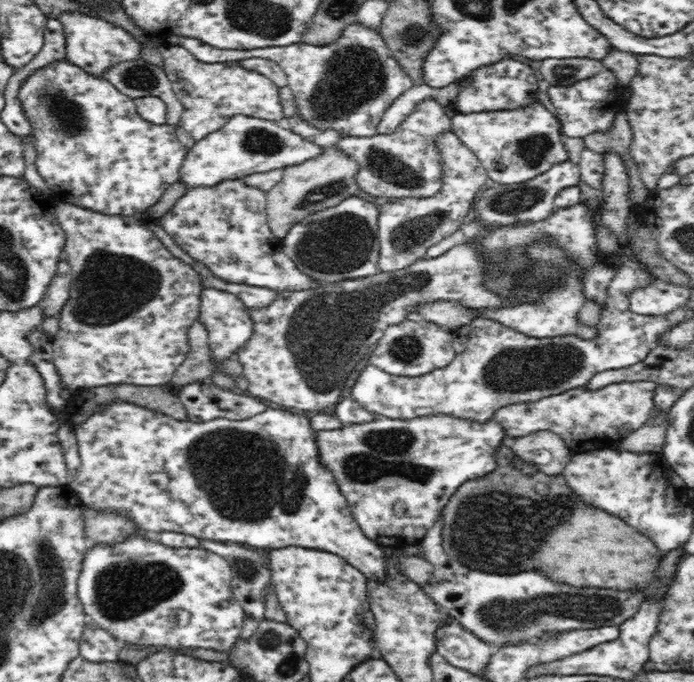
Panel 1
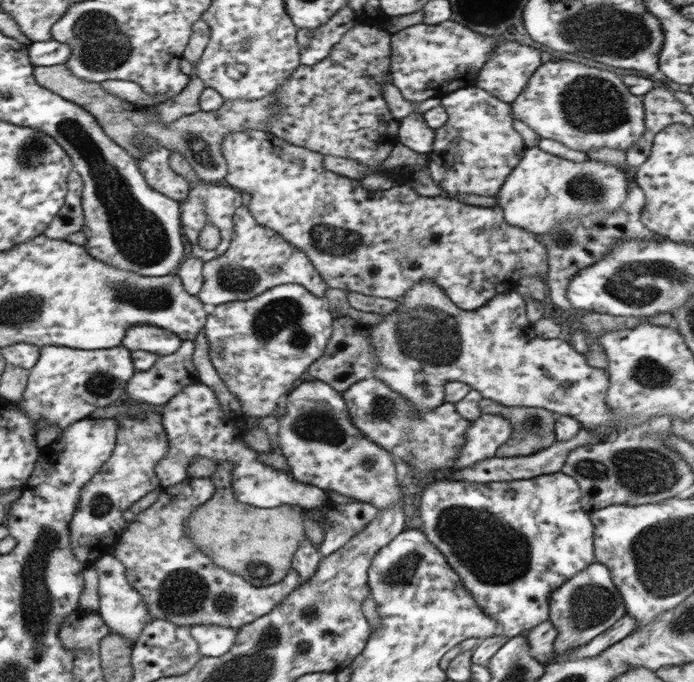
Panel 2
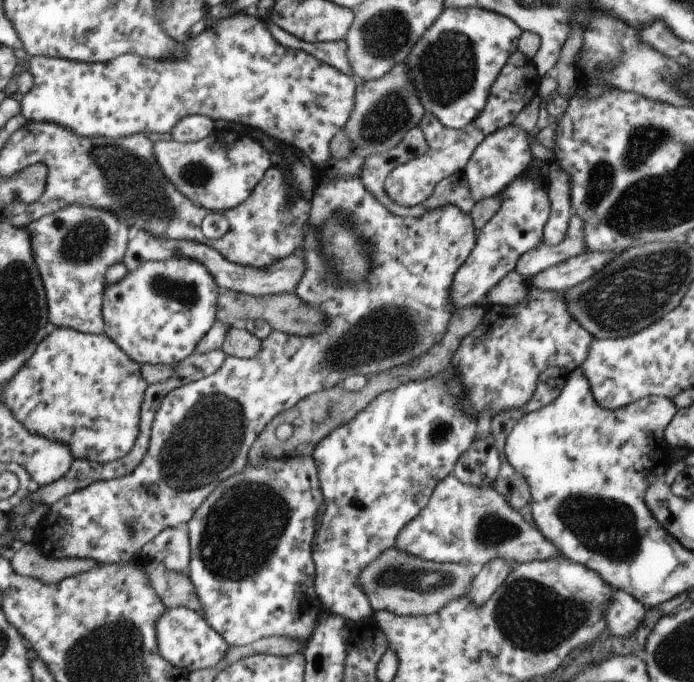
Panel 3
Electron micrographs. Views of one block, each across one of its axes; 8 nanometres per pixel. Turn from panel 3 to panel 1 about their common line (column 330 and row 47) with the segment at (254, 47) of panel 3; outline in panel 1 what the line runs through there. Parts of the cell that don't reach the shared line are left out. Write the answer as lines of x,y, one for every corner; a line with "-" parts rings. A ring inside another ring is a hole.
78,12
62,13
58,20
64,25
66,33
66,58
88,74
102,77
104,70
108,70
110,66
140,57
138,41
120,26

